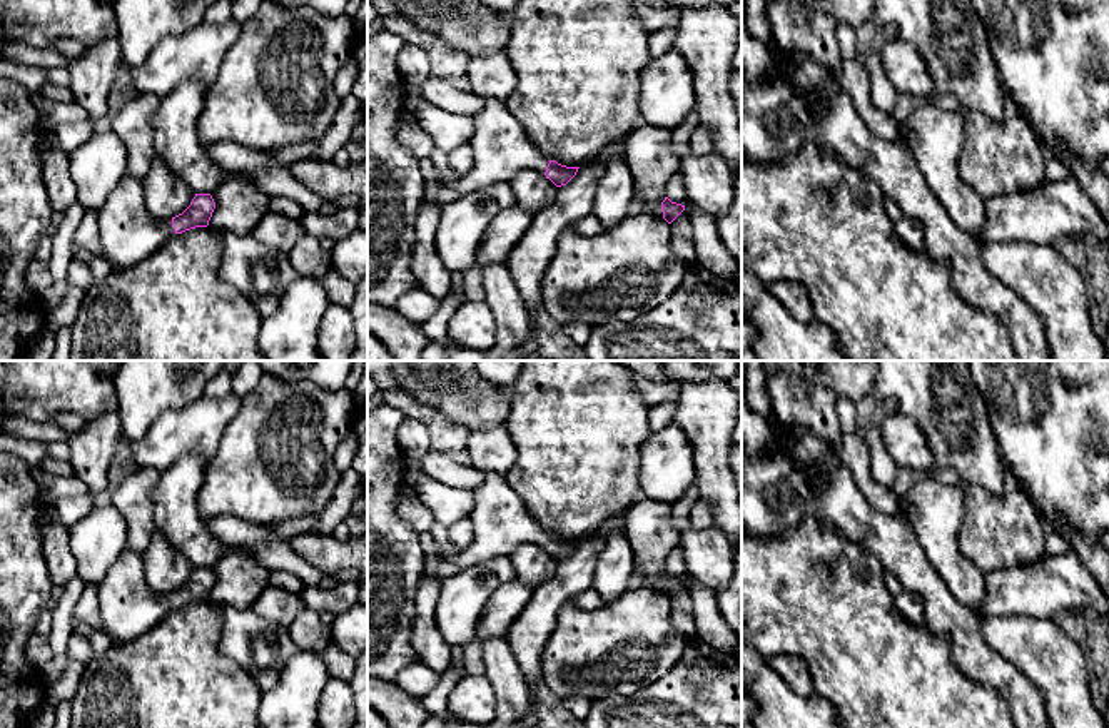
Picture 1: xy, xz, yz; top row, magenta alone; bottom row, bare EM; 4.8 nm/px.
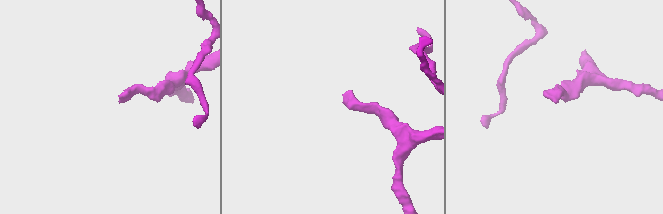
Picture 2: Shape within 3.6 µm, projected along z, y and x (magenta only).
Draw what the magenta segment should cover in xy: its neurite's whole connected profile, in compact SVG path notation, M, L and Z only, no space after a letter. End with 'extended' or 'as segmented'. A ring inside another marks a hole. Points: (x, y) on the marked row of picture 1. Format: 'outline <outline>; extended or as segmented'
outline M125 174L97 215L100 257L112 269L134 267L172 235L207 227L214 209L210 194L195 194L182 214L155 219L145 207L144 180Z; extended

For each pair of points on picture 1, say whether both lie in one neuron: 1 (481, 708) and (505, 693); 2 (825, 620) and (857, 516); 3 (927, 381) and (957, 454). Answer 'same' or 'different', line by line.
1: different
2: different
3: same

